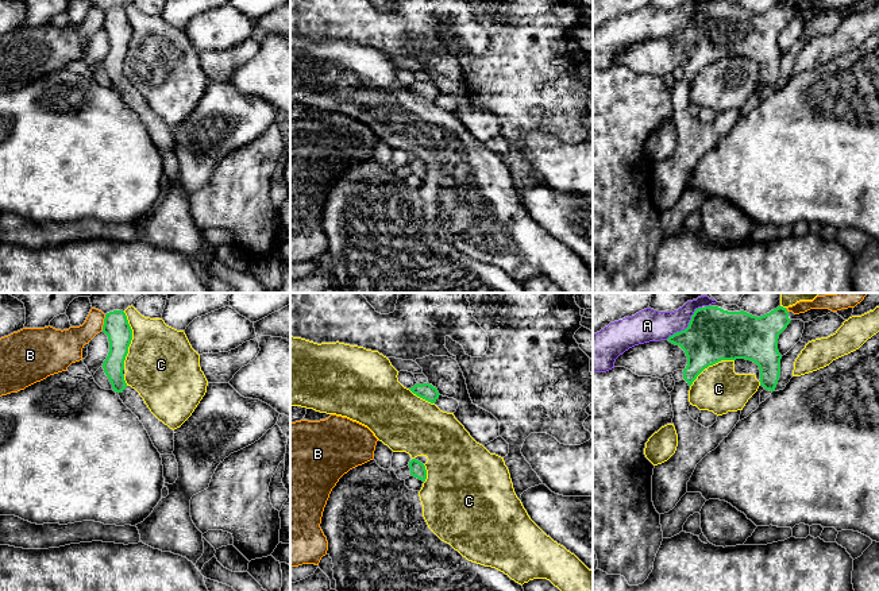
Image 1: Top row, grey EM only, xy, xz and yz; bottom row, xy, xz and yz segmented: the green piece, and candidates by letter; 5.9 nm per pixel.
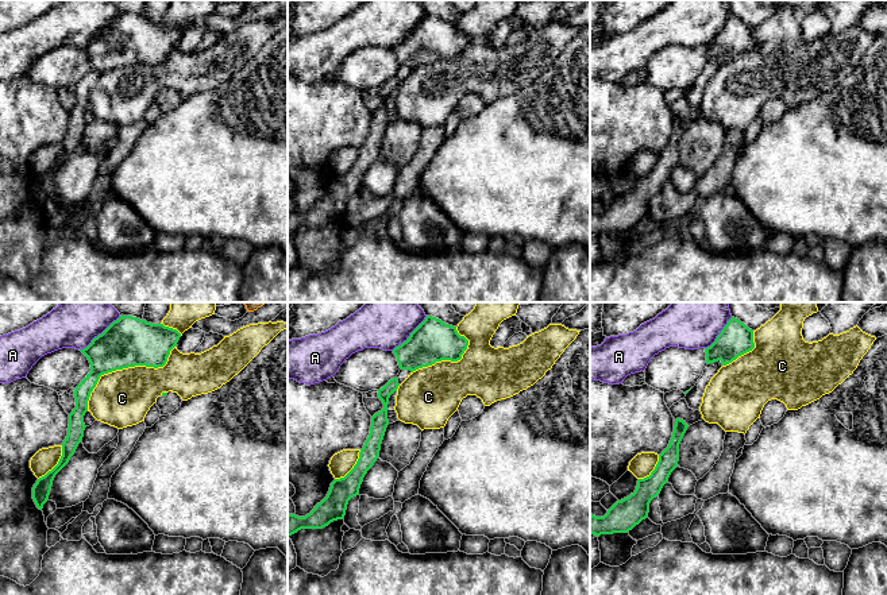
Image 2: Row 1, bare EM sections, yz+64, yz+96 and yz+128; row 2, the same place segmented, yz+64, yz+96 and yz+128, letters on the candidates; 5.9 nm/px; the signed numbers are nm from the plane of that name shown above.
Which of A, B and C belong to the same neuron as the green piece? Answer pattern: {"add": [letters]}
{"add": []}

